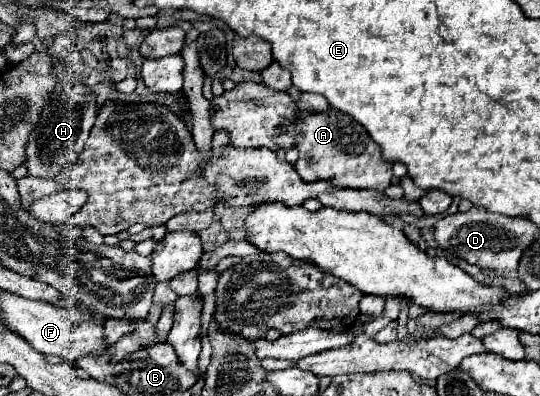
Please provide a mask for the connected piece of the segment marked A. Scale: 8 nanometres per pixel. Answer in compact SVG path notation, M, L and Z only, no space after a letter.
M329 109L327 113L299 111L299 115L301 121L297 123L297 129L301 129L301 141L297 147L299 159L295 169L301 179L323 179L331 185L345 185L349 189L375 189L377 193L383 193L391 185L391 163L381 159L381 149L357 121L335 109Z

